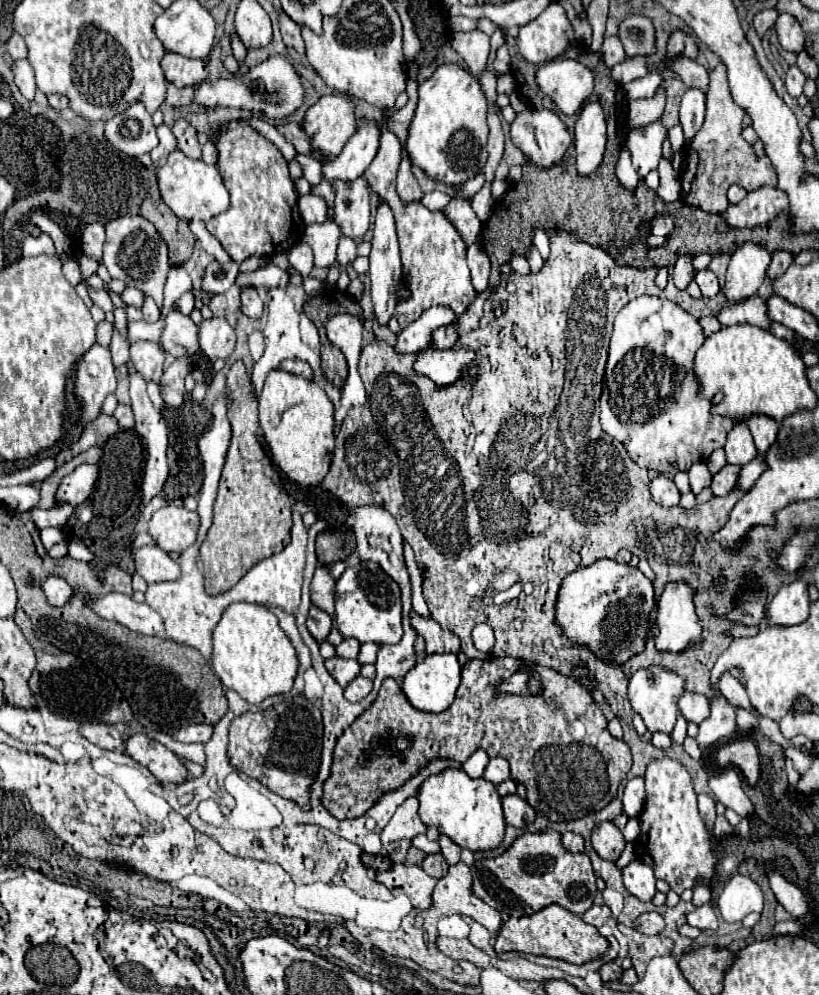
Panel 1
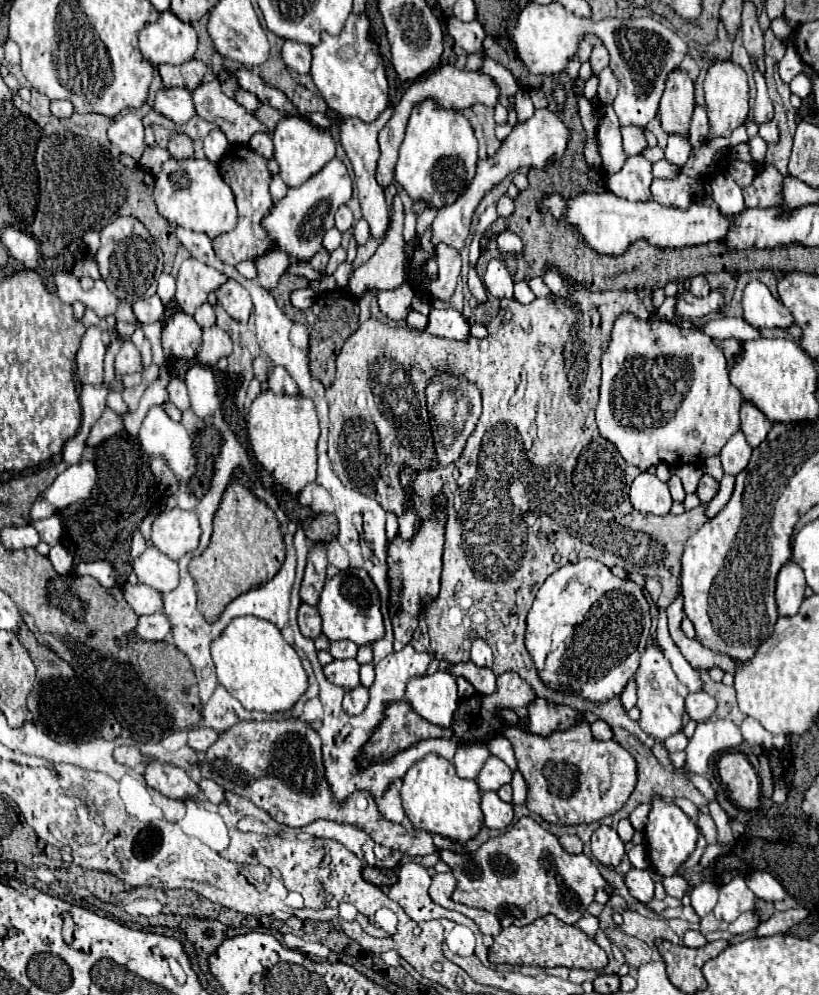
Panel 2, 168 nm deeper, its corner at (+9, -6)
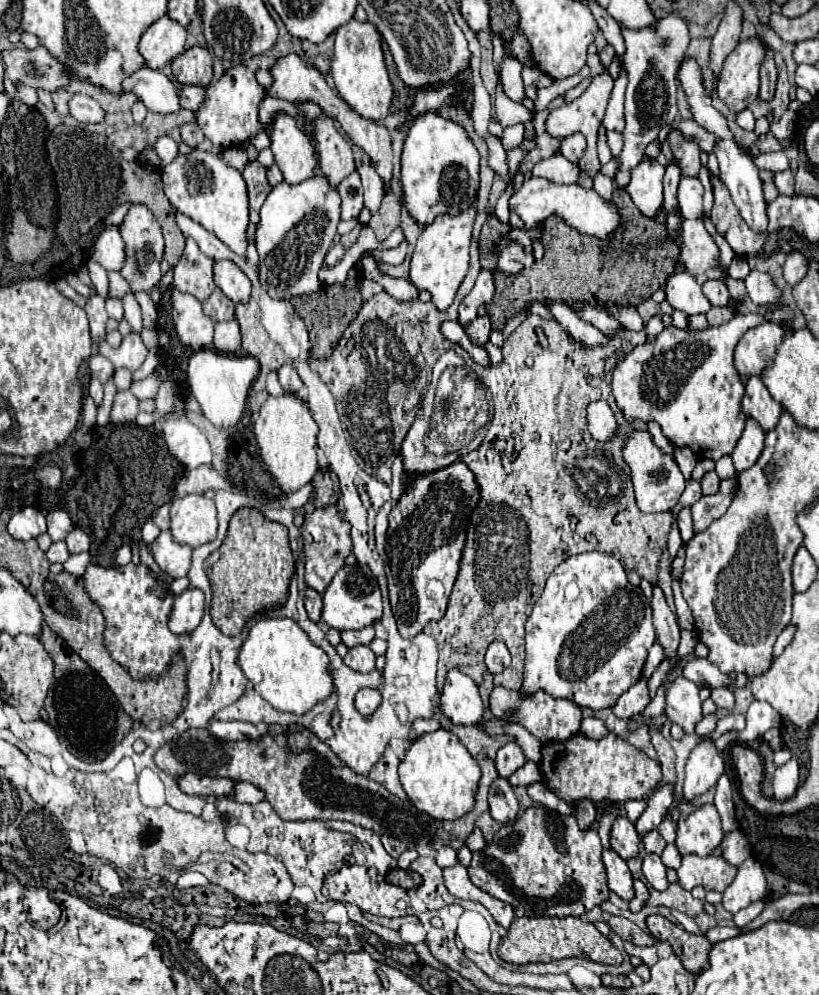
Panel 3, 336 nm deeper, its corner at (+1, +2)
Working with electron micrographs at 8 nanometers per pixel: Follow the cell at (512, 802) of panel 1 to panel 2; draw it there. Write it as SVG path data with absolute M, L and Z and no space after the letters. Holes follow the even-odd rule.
M496 791L482 793L480 809L482 809L482 815L484 815L484 825L488 829L504 829L504 827L510 825L512 817L514 817L512 805L502 801Z

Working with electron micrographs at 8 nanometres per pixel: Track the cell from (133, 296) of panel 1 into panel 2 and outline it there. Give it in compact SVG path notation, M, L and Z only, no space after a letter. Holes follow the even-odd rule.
M152 295L150 299L134 303L132 309L134 309L134 315L140 323L156 323L164 315L164 305L162 305L158 295Z

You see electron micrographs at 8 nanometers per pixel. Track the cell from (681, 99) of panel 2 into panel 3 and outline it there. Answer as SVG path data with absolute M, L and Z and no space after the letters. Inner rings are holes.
M670 131L668 141L672 145L674 157L678 159L682 175L698 175L698 171L700 171L700 153L702 153L698 143L694 143L694 139L686 139L684 135L678 135L678 131Z

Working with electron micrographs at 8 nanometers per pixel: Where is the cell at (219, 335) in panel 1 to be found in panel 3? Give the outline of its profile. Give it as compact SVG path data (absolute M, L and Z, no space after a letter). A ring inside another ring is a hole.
M218 321L214 331L214 349L220 353L234 353L240 349L240 329L238 323L232 321Z

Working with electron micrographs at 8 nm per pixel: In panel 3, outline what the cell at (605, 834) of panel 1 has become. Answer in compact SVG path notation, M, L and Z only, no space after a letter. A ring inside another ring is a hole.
M616 817L610 831L610 845L612 851L616 851L622 859L632 859L638 855L640 837L634 829L634 823L628 821L628 817Z

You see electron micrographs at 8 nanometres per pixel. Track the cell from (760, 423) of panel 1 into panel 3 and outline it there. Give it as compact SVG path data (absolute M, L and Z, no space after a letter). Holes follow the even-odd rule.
M750 377L742 399L742 409L750 419L756 419L764 431L772 431L778 425L782 405L772 399L760 377Z

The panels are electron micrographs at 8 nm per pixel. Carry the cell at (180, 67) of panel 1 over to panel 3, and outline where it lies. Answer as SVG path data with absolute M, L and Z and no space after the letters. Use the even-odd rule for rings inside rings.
M190 47L172 61L174 79L182 85L210 85L212 55L204 47Z

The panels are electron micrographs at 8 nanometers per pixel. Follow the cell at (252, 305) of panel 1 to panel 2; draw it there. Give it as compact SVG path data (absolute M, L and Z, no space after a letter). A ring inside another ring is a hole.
M228 279L218 287L216 295L218 295L218 305L222 305L232 319L242 323L248 321L252 311L252 301L250 301L250 293L238 281Z

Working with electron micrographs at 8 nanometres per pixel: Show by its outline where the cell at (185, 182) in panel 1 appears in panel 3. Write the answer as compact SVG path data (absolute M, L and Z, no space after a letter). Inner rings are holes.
M194 149L188 155L178 155L170 165L162 169L164 193L172 207L204 229L214 233L222 243L226 243L234 253L246 257L246 225L248 225L248 195L246 183L240 171L228 167L218 155ZM198 165L200 165L200 179L198 179Z

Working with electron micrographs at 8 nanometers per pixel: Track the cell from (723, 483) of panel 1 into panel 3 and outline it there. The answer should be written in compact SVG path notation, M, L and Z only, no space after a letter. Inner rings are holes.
M708 471L708 473L702 477L700 485L702 485L702 493L704 493L704 495L714 495L714 493L718 491L718 487L720 487L720 477L718 477L718 473L716 473L716 471Z

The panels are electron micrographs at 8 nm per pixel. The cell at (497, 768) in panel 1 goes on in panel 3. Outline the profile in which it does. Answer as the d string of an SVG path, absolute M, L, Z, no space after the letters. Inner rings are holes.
M510 741L498 749L494 763L496 763L498 777L510 777L514 771L518 771L526 763L526 757L522 749L514 741Z

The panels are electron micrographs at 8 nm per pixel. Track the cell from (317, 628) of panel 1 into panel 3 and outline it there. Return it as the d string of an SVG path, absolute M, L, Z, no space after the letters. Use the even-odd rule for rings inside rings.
M306 589L304 605L306 605L308 617L310 617L314 623L318 623L318 621L320 621L320 615L322 615L322 595L316 593L314 589Z

